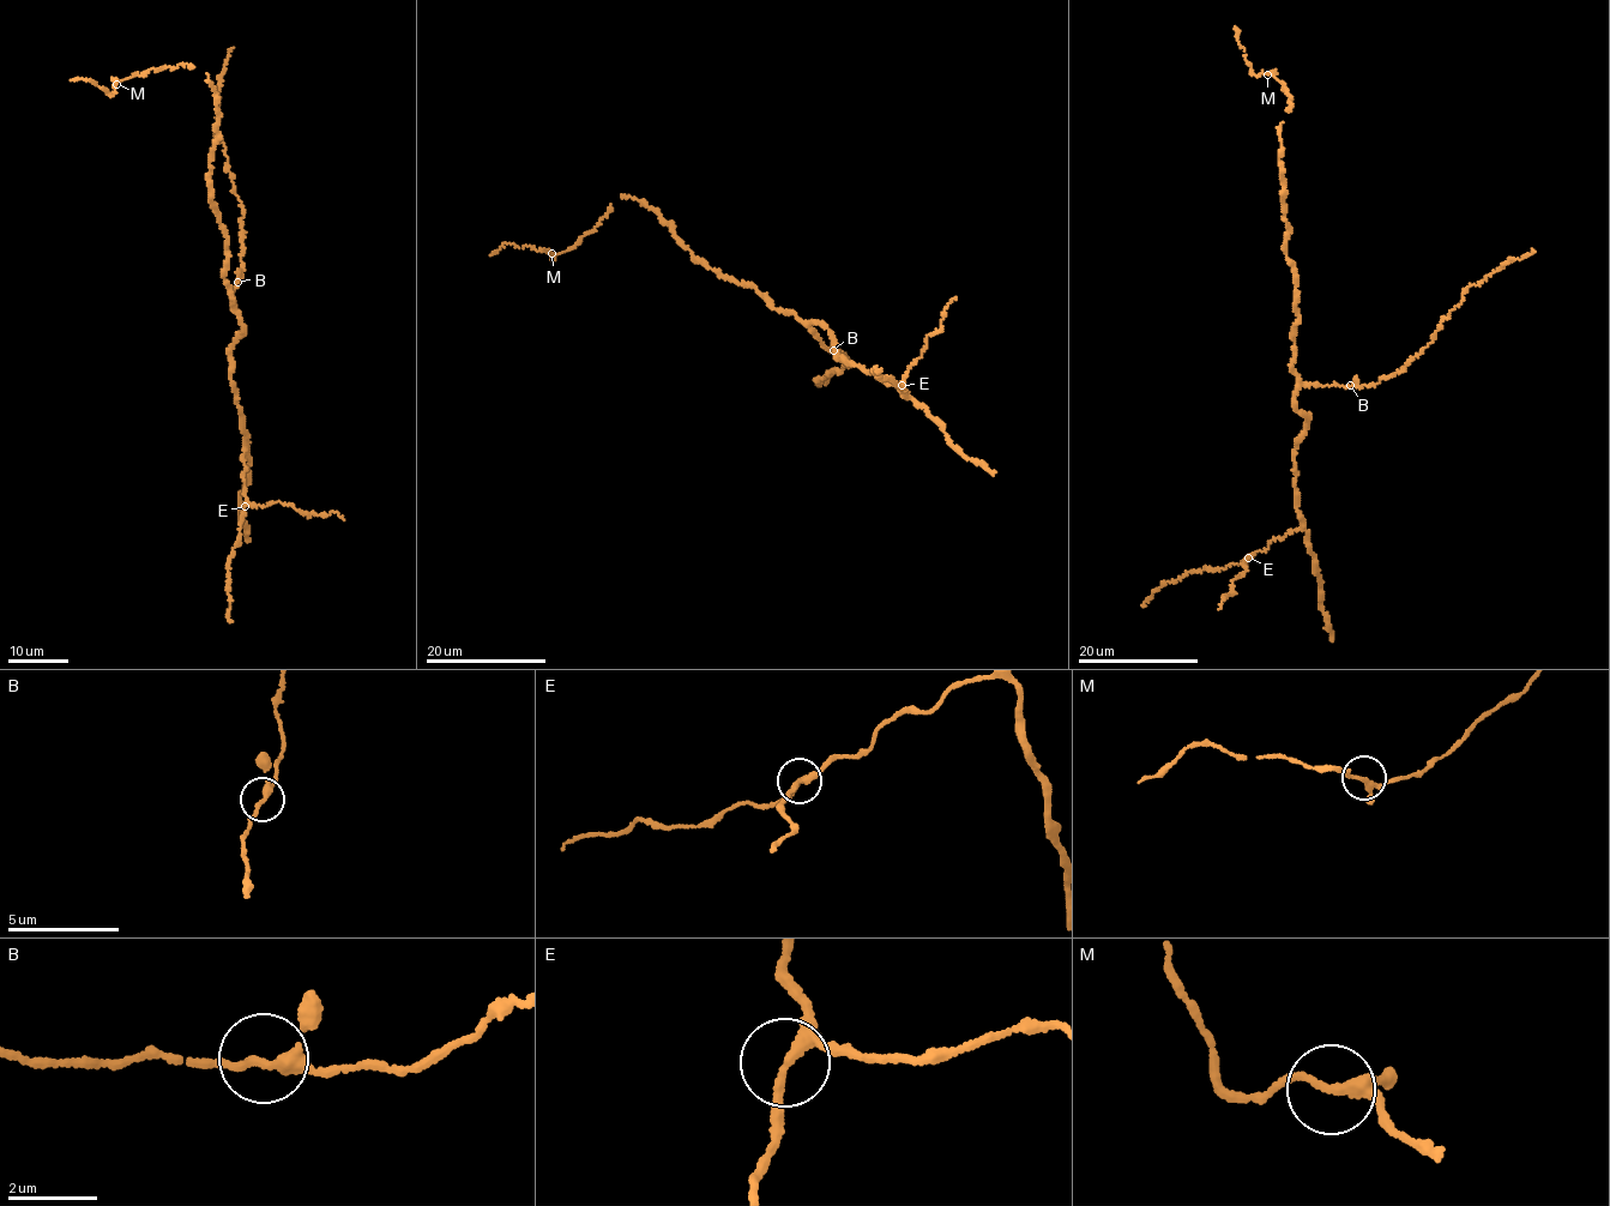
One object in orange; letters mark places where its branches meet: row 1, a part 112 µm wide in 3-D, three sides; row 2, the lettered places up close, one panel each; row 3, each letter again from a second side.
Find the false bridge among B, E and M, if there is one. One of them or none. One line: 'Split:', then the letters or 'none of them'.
Split: none of them

